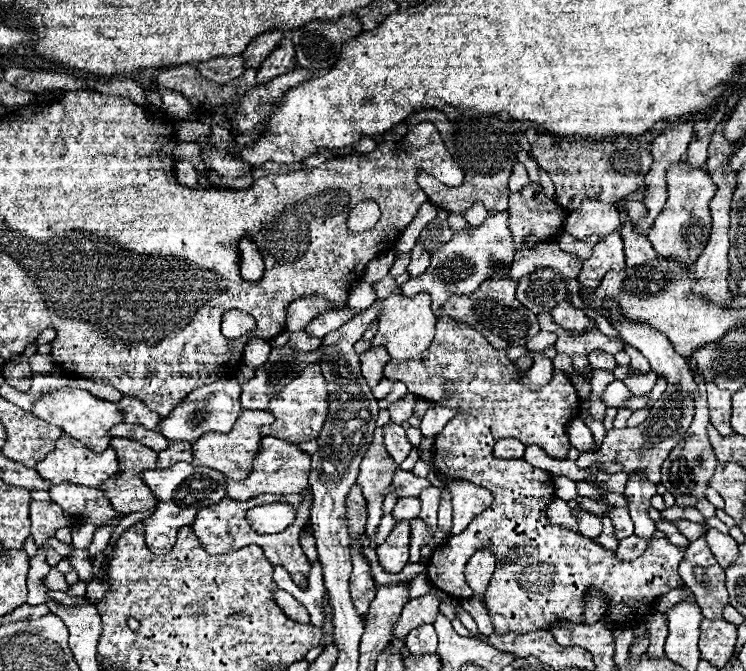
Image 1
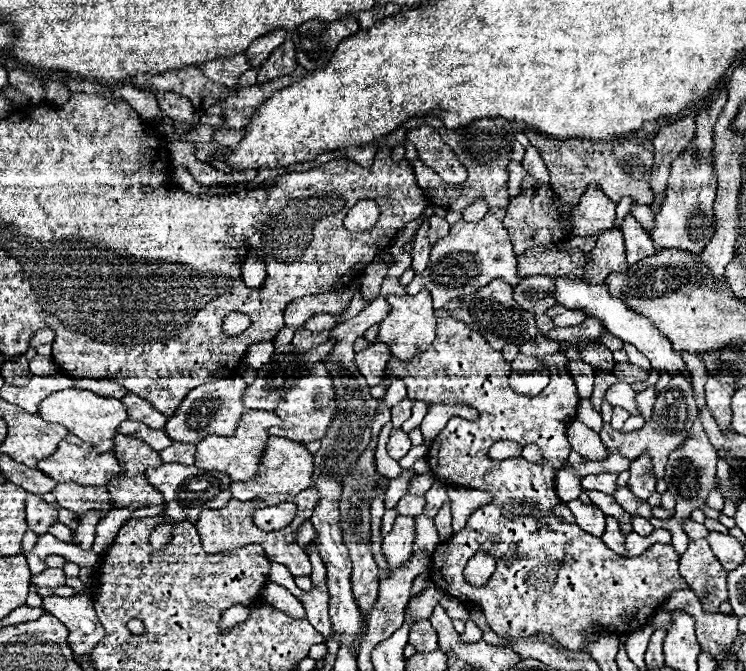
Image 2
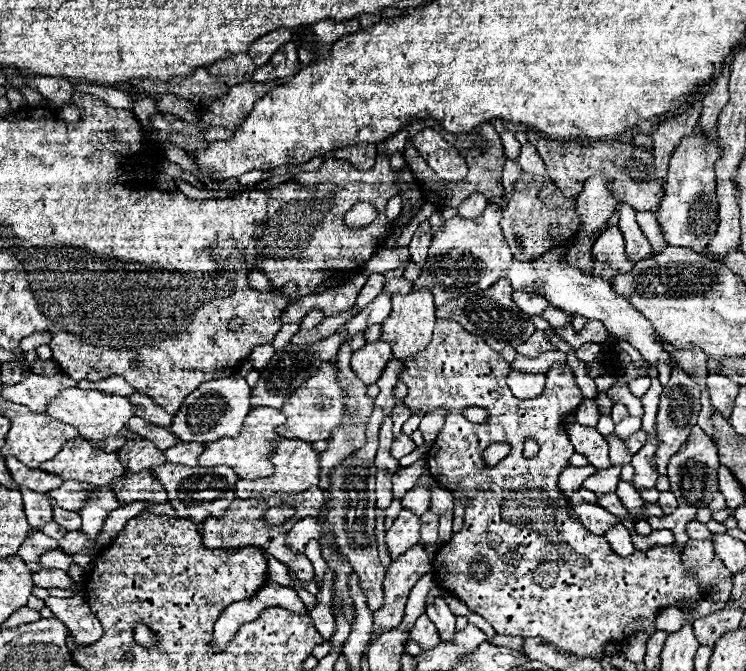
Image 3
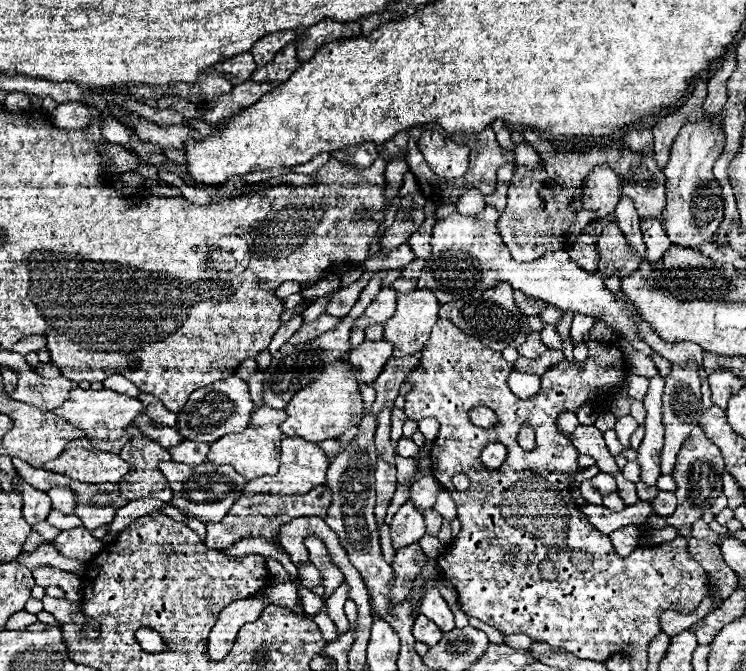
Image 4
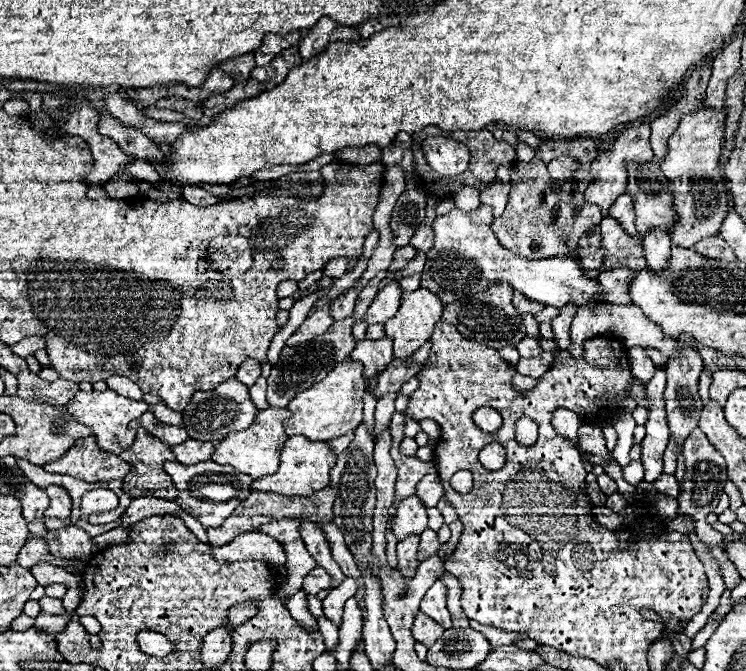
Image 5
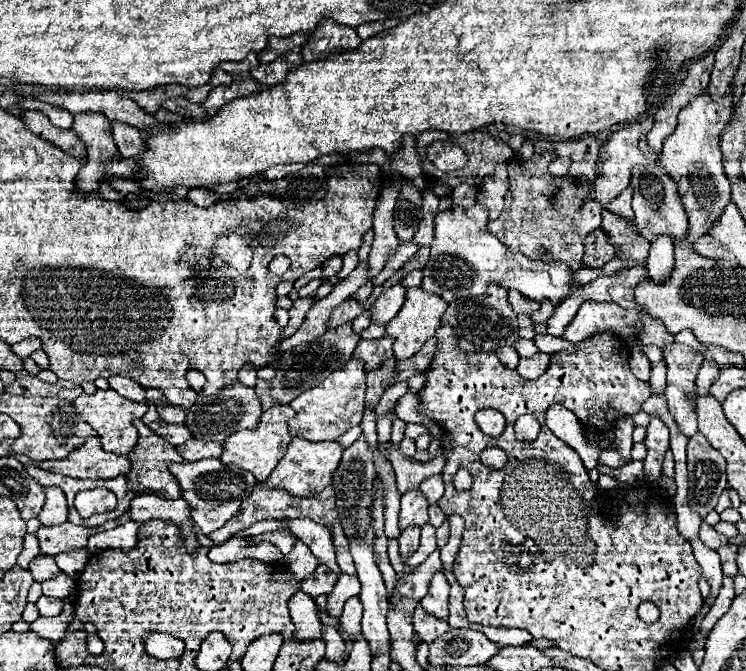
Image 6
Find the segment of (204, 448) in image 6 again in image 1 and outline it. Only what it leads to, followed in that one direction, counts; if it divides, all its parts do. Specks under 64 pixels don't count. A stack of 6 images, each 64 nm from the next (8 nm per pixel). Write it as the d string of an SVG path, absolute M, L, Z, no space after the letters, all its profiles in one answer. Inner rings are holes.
M170 442L164 452L158 452L156 468L170 468L178 462L192 462L192 446L188 442Z

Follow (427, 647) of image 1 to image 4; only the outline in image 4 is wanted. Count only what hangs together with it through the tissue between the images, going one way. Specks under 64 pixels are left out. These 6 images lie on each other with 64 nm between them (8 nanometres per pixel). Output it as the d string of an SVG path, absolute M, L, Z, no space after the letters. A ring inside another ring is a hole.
M418 614L412 626L412 634L418 642L424 642L428 646L434 646L440 642L442 632L440 628L436 628L436 624L432 624L432 620L428 620L424 614Z

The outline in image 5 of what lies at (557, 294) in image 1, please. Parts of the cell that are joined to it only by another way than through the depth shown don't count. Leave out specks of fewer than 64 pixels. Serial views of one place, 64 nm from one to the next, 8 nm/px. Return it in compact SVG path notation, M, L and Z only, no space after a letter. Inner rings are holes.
M514 292L514 298L512 298L512 304L516 306L516 310L520 314L538 314L544 310L544 304L536 304L534 300L528 300L524 294L520 292Z

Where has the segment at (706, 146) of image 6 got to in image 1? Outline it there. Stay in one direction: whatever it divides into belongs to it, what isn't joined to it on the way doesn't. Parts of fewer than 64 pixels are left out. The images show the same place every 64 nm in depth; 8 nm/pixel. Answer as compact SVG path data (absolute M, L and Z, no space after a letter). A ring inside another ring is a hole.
M684 162L674 164L668 170L666 182L668 182L668 200L664 210L654 220L648 232L648 240L660 256L676 260L682 266L690 266L698 260L710 236L712 226L710 226L708 200L714 196L716 186L712 184L712 178L704 170L688 168Z

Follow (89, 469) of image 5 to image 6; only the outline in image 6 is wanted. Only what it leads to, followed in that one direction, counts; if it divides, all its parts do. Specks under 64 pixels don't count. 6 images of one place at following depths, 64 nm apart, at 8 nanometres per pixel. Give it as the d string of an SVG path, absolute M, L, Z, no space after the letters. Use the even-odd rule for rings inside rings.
M88 438L86 444L78 446L64 460L46 460L36 464L46 472L56 472L70 478L82 480L112 480L124 476L130 470L130 460L102 450L98 438Z

